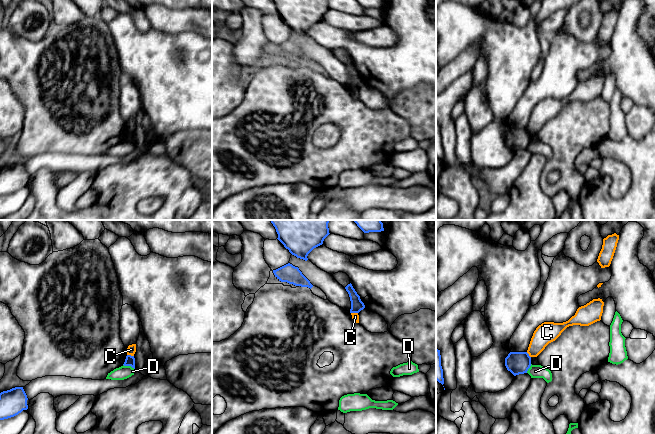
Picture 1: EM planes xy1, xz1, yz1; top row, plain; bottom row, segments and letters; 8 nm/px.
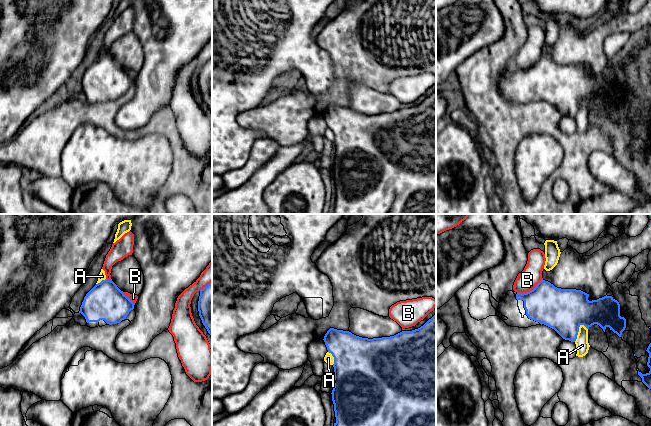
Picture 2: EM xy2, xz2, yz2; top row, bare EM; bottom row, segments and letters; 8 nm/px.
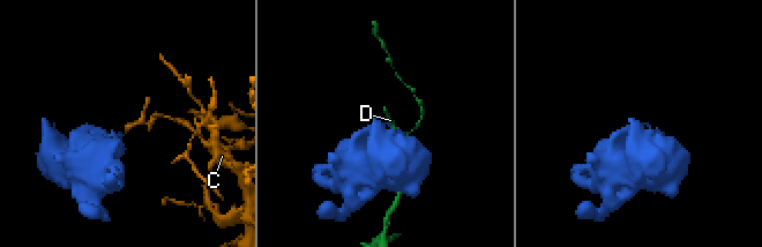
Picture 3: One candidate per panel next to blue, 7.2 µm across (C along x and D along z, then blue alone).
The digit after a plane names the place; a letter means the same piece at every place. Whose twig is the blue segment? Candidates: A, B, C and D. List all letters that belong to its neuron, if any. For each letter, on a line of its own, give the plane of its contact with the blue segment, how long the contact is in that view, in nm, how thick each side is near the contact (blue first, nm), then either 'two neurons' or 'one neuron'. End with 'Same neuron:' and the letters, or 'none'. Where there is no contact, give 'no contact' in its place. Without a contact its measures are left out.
A: yz2 | 160 nm | 360/110 nm | two neurons
B: yz2 | 240 nm | 320/160 nm | two neurons
C: xy1 | 60 nm | 80/70 nm | two neurons
D: xy1 | 100 nm | 80/110 nm | two neurons
Same neuron: none

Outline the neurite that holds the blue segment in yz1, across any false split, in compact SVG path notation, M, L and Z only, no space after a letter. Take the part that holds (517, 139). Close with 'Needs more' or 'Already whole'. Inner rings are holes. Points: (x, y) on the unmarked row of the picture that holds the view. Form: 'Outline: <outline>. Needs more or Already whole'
Outline: M510 128L505 134L505 142L514 152L527 149L531 133L527 128Z. Already whole

